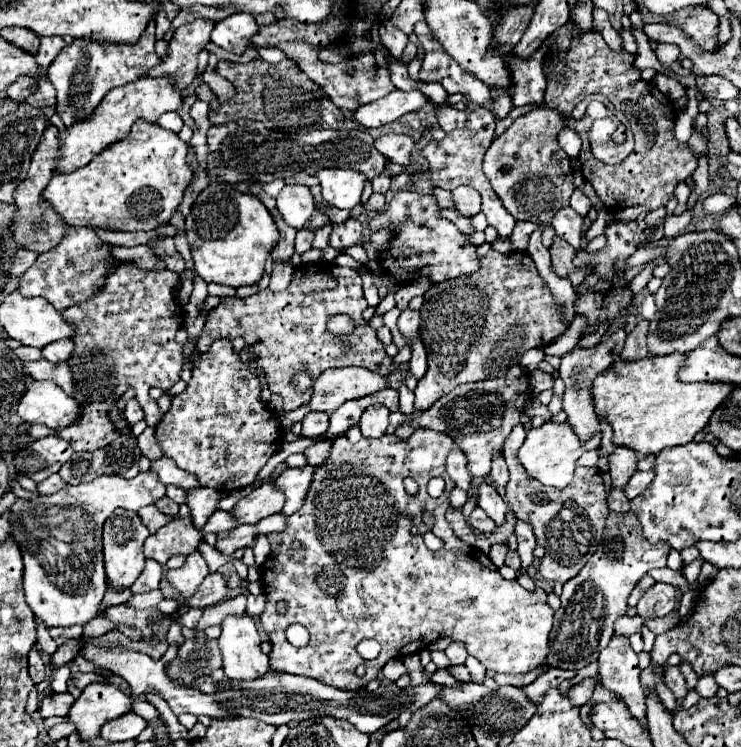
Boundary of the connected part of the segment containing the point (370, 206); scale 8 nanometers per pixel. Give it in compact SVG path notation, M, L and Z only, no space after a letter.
M376 192L368 198L368 202L366 202L366 204L362 204L362 208L364 208L364 210L372 210L372 212L382 212L382 210L384 210L384 206L386 206L384 194L376 194Z

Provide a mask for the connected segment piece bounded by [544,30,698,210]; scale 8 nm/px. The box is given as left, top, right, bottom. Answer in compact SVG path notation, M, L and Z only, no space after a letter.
M590 30L572 38L570 48L566 52L566 74L562 80L554 76L554 60L544 60L544 72L548 78L548 88L556 92L556 104L562 106L564 118L570 116L572 108L586 96L600 92L604 94L616 110L624 112L634 128L634 150L632 154L616 166L602 164L592 158L588 150L588 142L582 142L580 158L588 158L584 162L584 178L596 188L598 198L606 204L606 208L628 208L628 206L646 206L648 210L656 210L666 206L668 200L674 196L674 190L680 182L688 180L698 166L698 158L694 152L674 138L674 104L672 100L662 94L654 84L646 82L640 70L634 68L634 54L626 50L614 52L604 42L604 38Z

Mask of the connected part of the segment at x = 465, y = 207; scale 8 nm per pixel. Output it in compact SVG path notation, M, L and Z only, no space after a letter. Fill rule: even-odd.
M470 186L452 190L452 202L456 212L462 216L474 216L480 212L480 194L476 194L476 190L472 190Z

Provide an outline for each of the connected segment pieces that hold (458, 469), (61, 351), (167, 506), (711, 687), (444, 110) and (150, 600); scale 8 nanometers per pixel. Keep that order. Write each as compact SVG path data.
M454 448L448 458L446 458L446 472L448 476L456 482L458 488L462 490L468 490L470 488L470 472L468 472L468 460L464 456L464 452L460 448Z
M62 338L62 340L56 340L56 342L50 342L48 346L42 348L42 358L50 360L50 362L66 362L72 354L74 346L72 346L72 340L70 338Z
M164 496L164 498L160 498L158 502L156 502L156 506L162 510L162 514L166 514L166 516L170 516L170 518L176 518L178 516L178 504L174 502L174 500L170 500L168 496Z
M704 674L704 678L698 678L698 686L696 692L700 694L700 698L714 698L718 692L718 684L714 680L714 676Z
M442 104L442 106L436 108L436 116L438 116L438 124L440 124L440 128L444 132L456 130L456 128L464 126L464 122L466 122L466 114L462 110L446 106L446 104Z
M154 590L148 594L134 594L126 604L132 608L154 608L160 600L160 590Z

